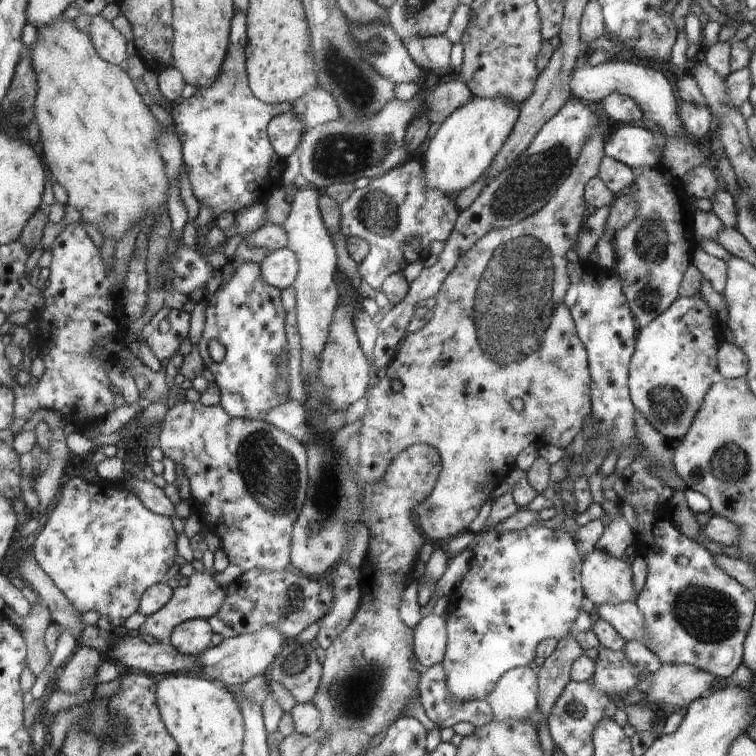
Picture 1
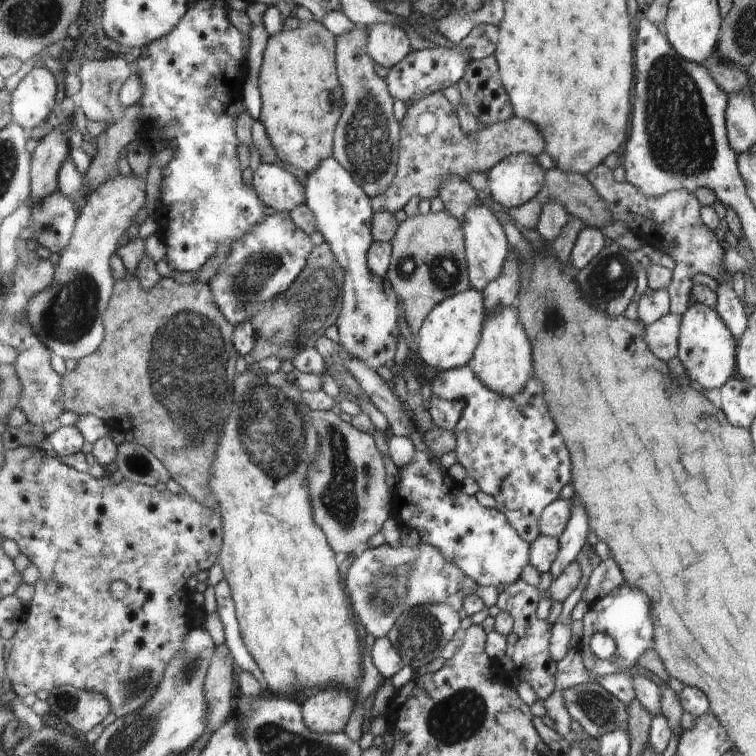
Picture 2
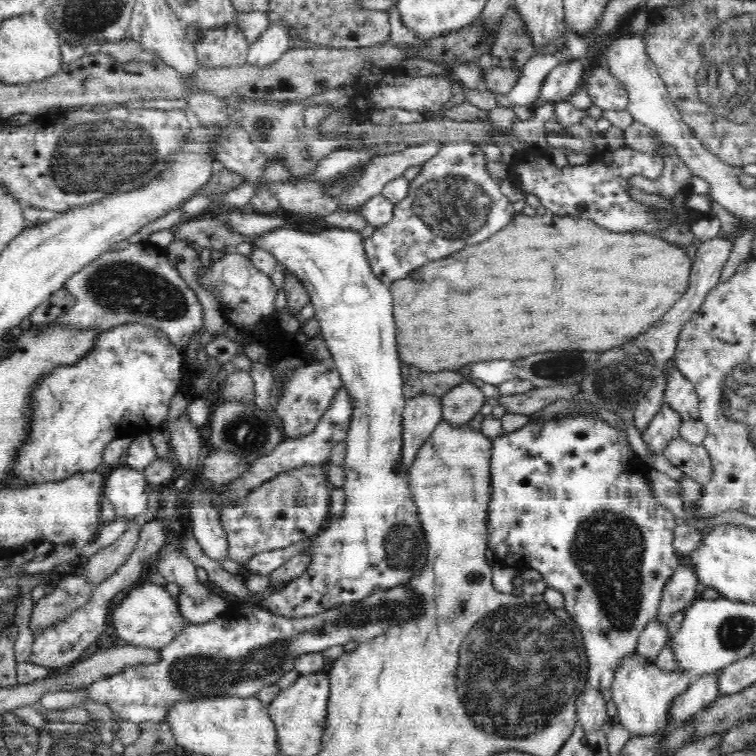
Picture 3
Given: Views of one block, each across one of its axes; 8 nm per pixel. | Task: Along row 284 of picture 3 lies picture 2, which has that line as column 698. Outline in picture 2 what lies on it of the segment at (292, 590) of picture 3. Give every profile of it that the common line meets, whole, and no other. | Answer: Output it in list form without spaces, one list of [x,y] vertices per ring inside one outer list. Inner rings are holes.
[[[697,302],[683,312],[679,328],[677,357],[696,388],[718,390],[734,374],[734,368],[738,364],[734,362],[734,356],[738,354],[732,335],[721,316],[713,308],[708,308],[708,305]]]

